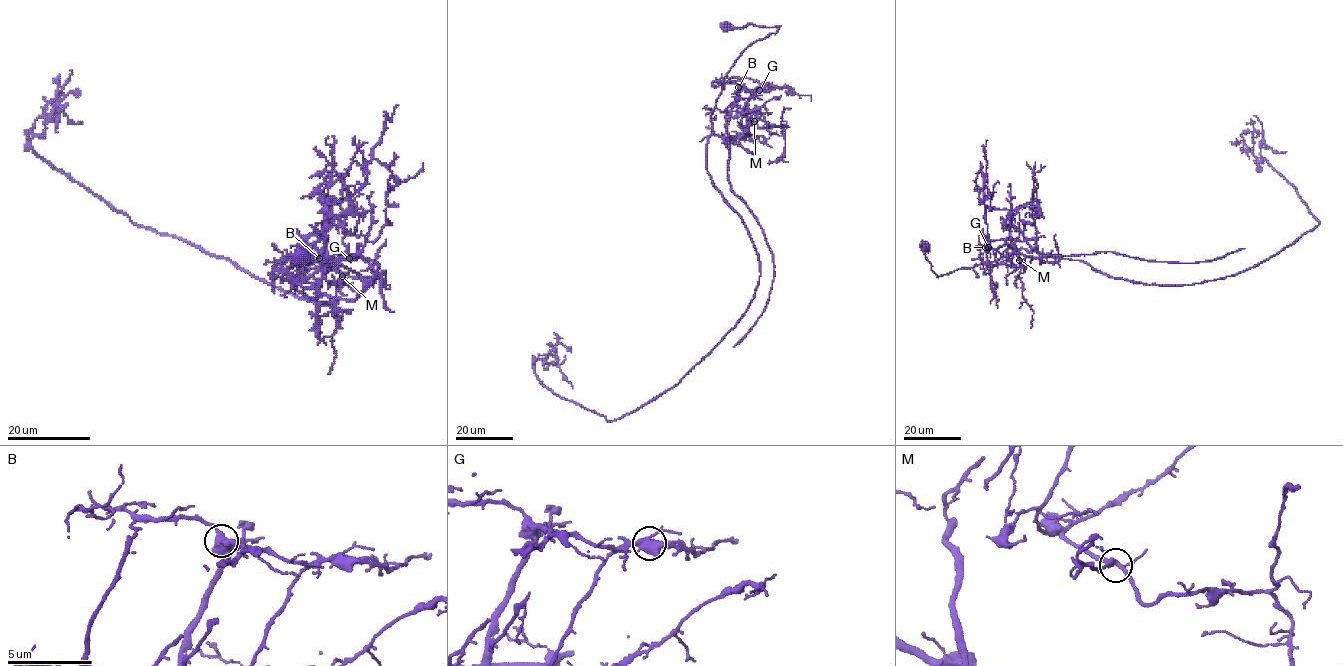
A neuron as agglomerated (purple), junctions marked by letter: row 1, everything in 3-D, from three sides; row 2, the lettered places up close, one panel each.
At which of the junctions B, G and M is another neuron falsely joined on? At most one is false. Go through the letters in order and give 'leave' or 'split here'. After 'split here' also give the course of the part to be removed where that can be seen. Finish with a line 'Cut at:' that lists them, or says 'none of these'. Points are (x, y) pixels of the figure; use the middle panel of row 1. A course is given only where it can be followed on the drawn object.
B: leave
G: split here; course (759, 90), (744, 115), (726, 114), (728, 180), (759, 225), (774, 278), (764, 311), (733, 347)
M: leave
Cut at: G

